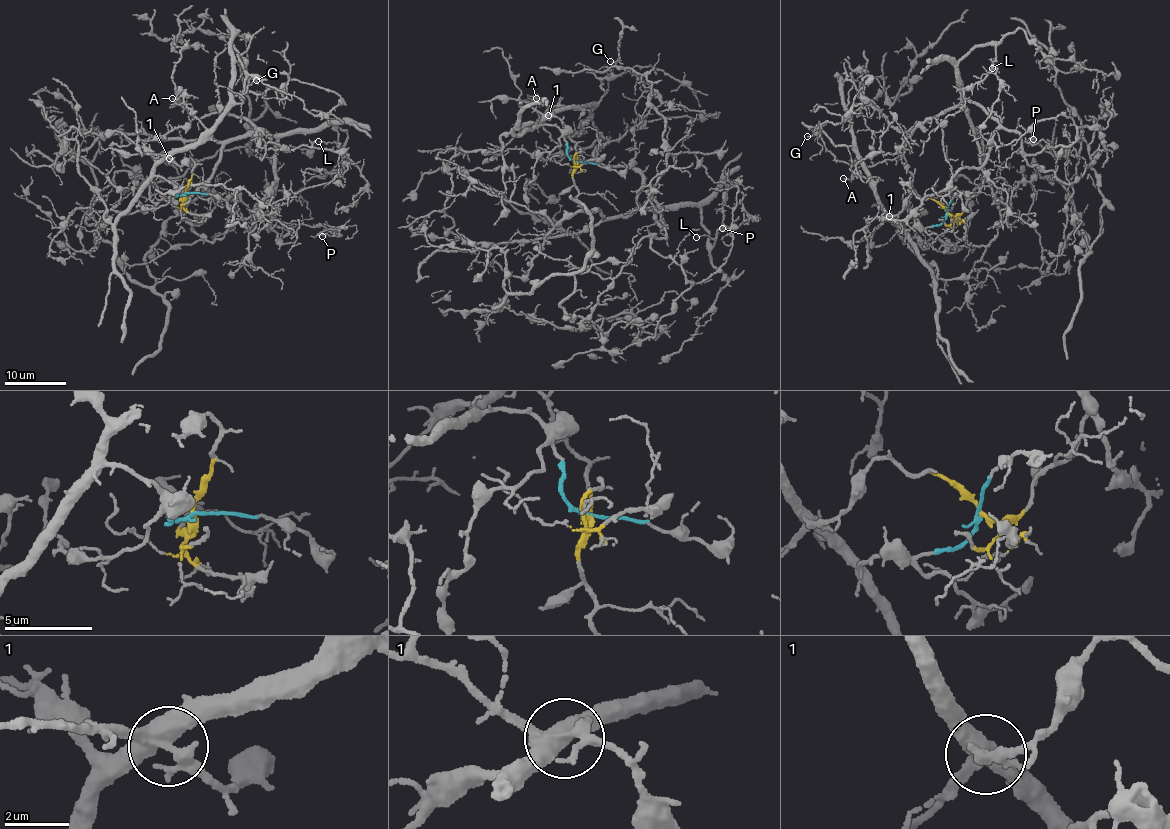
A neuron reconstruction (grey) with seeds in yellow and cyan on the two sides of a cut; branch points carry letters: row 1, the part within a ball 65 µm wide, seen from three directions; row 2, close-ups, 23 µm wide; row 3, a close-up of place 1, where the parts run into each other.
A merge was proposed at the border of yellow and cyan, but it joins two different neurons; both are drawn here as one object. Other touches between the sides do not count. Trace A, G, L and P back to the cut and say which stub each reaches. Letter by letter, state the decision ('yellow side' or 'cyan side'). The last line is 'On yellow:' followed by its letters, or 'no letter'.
A: cyan side
G: cyan side
L: yellow side
P: yellow side
On yellow: L, P

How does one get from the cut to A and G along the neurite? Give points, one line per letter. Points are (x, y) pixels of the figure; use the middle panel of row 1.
A: (574, 160), (567, 151), (564, 134), (554, 126), (538, 125), (553, 113), (576, 107), (549, 105), (535, 97)
G: (574, 160), (564, 134), (538, 122), (596, 102), (604, 93), (603, 79), (612, 71), (610, 60)

